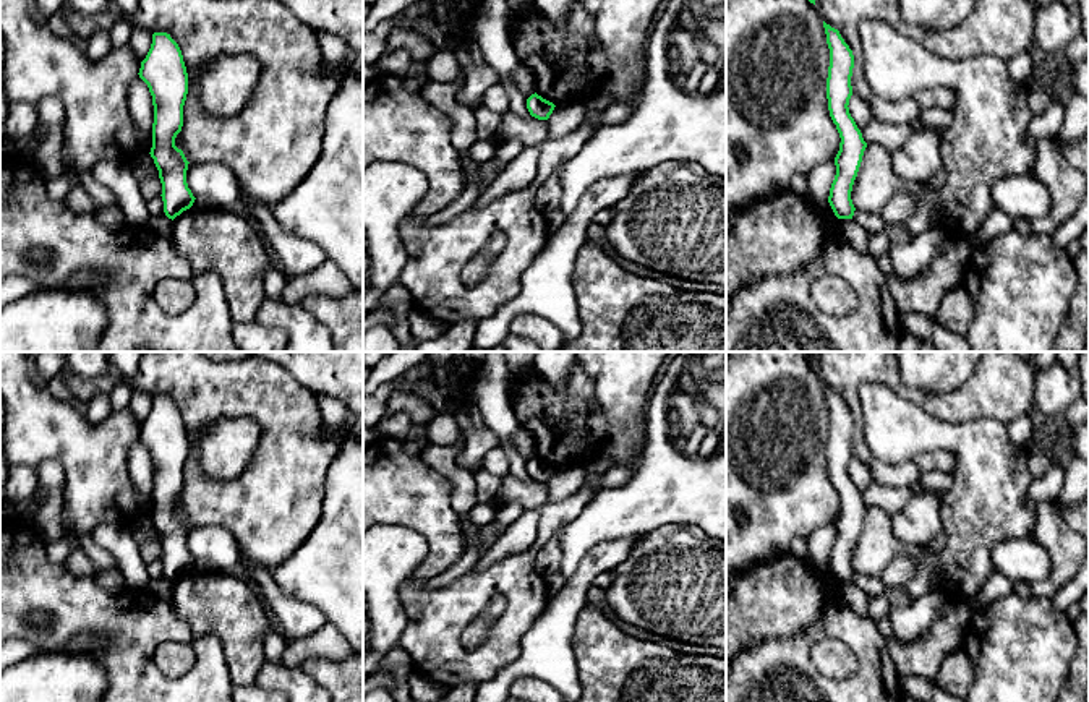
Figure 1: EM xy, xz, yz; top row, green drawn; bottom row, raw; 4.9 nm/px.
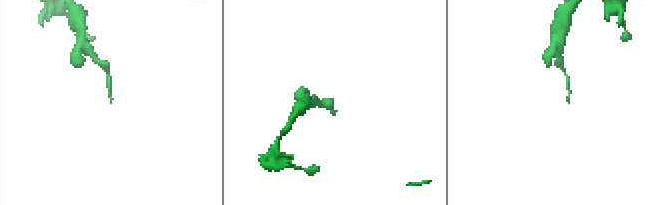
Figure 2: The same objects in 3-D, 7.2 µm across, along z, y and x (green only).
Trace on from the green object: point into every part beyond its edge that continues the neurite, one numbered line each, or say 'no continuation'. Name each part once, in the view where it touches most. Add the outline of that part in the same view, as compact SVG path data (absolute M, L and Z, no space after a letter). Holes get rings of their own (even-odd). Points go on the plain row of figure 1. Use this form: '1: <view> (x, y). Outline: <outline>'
no continuation

